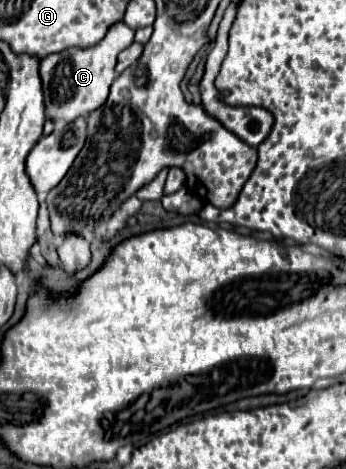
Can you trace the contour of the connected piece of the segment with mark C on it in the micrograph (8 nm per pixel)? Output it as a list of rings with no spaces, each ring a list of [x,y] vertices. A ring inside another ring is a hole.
[[[123,21],[109,27],[105,37],[93,47],[69,47],[59,53],[49,53],[41,61],[43,93],[45,93],[45,115],[53,121],[73,121],[79,115],[95,111],[105,103],[109,87],[115,79],[117,55],[133,43],[135,31]]]

